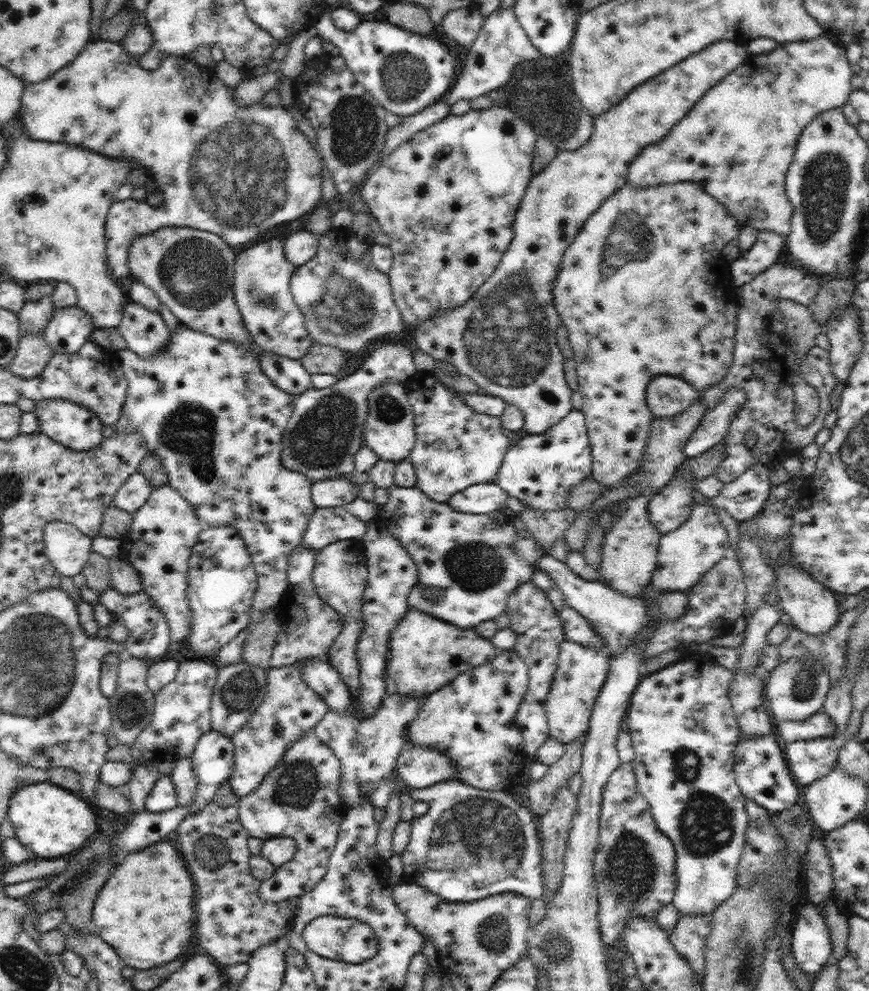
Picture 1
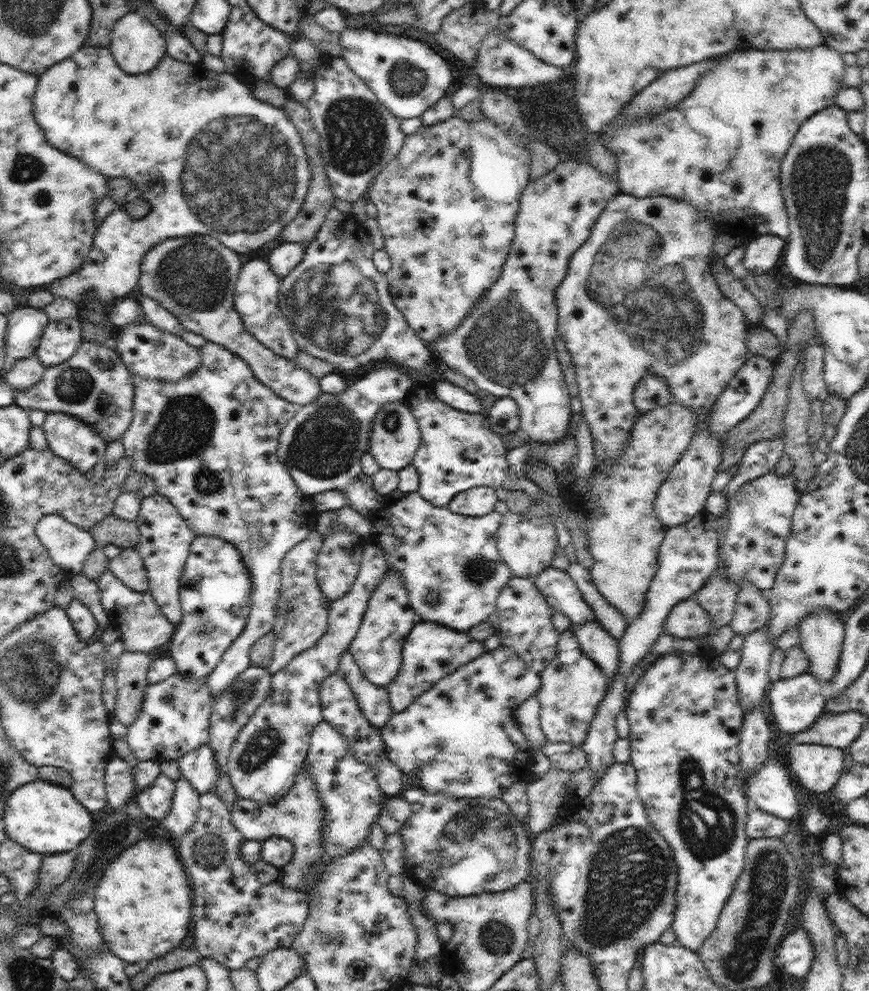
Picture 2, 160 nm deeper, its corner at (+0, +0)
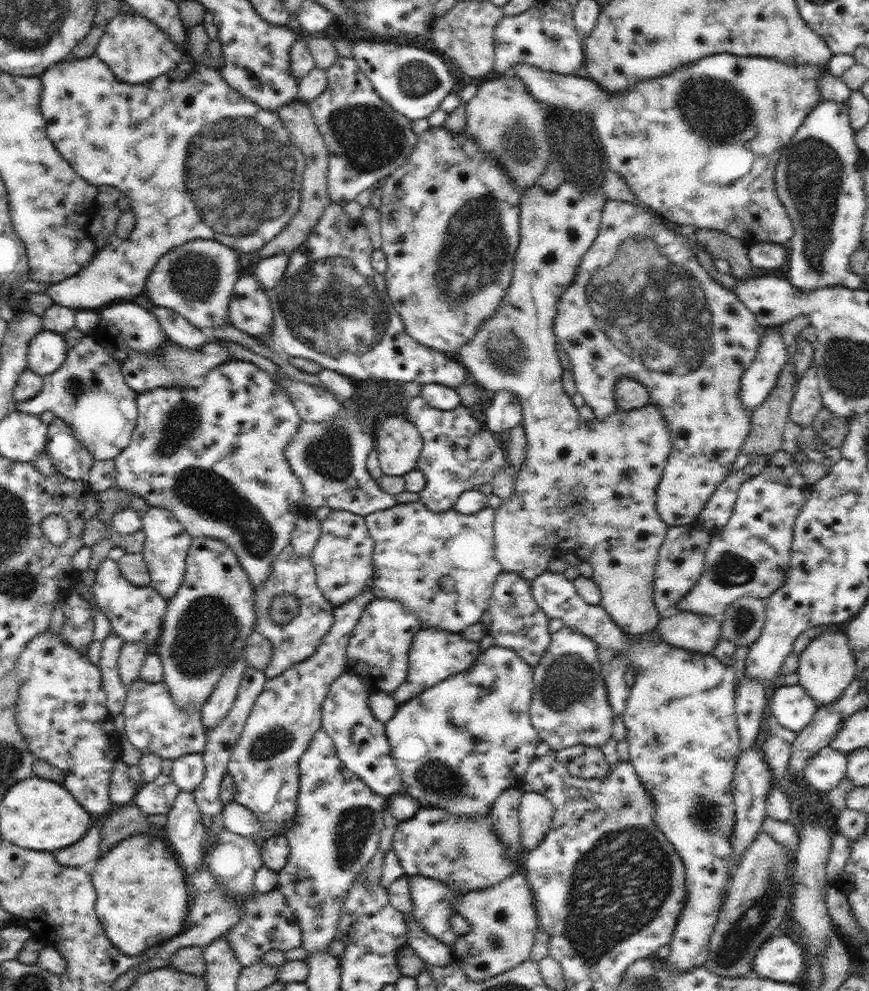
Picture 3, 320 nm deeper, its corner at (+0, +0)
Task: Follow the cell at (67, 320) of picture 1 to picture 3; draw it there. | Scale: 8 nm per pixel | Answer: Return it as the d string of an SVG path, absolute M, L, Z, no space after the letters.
M44 329L28 345L27 368L42 377L52 374L63 364L68 350L62 334Z

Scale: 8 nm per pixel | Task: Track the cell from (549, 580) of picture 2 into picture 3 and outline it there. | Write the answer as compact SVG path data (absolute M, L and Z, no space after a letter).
M546 570L543 574L540 574L534 581L531 582L532 594L536 604L546 613L548 618L558 618L562 620L565 626L574 629L576 632L589 636L602 650L606 648L608 650L614 650L617 654L628 654L630 664L634 670L635 682L629 692L624 712L621 714L622 721L626 725L627 733L625 740L628 741L629 748L629 762L634 765L638 778L642 781L642 784L646 787L646 790L653 796L655 800L655 815L654 820L657 827L665 834L665 837L675 846L676 852L681 856L684 861L685 875L686 875L686 888L687 899L684 904L682 914L678 918L676 929L674 929L674 935L670 944L671 952L668 956L668 969L673 972L684 972L685 970L692 970L696 967L705 965L709 954L710 938L713 934L714 925L719 920L719 910L722 906L721 896L726 891L726 886L730 878L730 872L732 872L733 866L733 848L731 848L731 840L735 827L735 802L733 801L732 786L733 786L733 772L737 763L738 755L741 753L740 735L735 715L735 692L737 687L734 687L734 668L730 664L724 664L720 662L712 653L703 655L700 652L686 650L668 644L658 634L656 629L645 632L643 635L633 635L635 638L633 641L627 641L627 633L625 633L617 624L614 619L602 608L602 605L588 604L575 590L575 585L572 581L568 580L563 573L552 573Z

